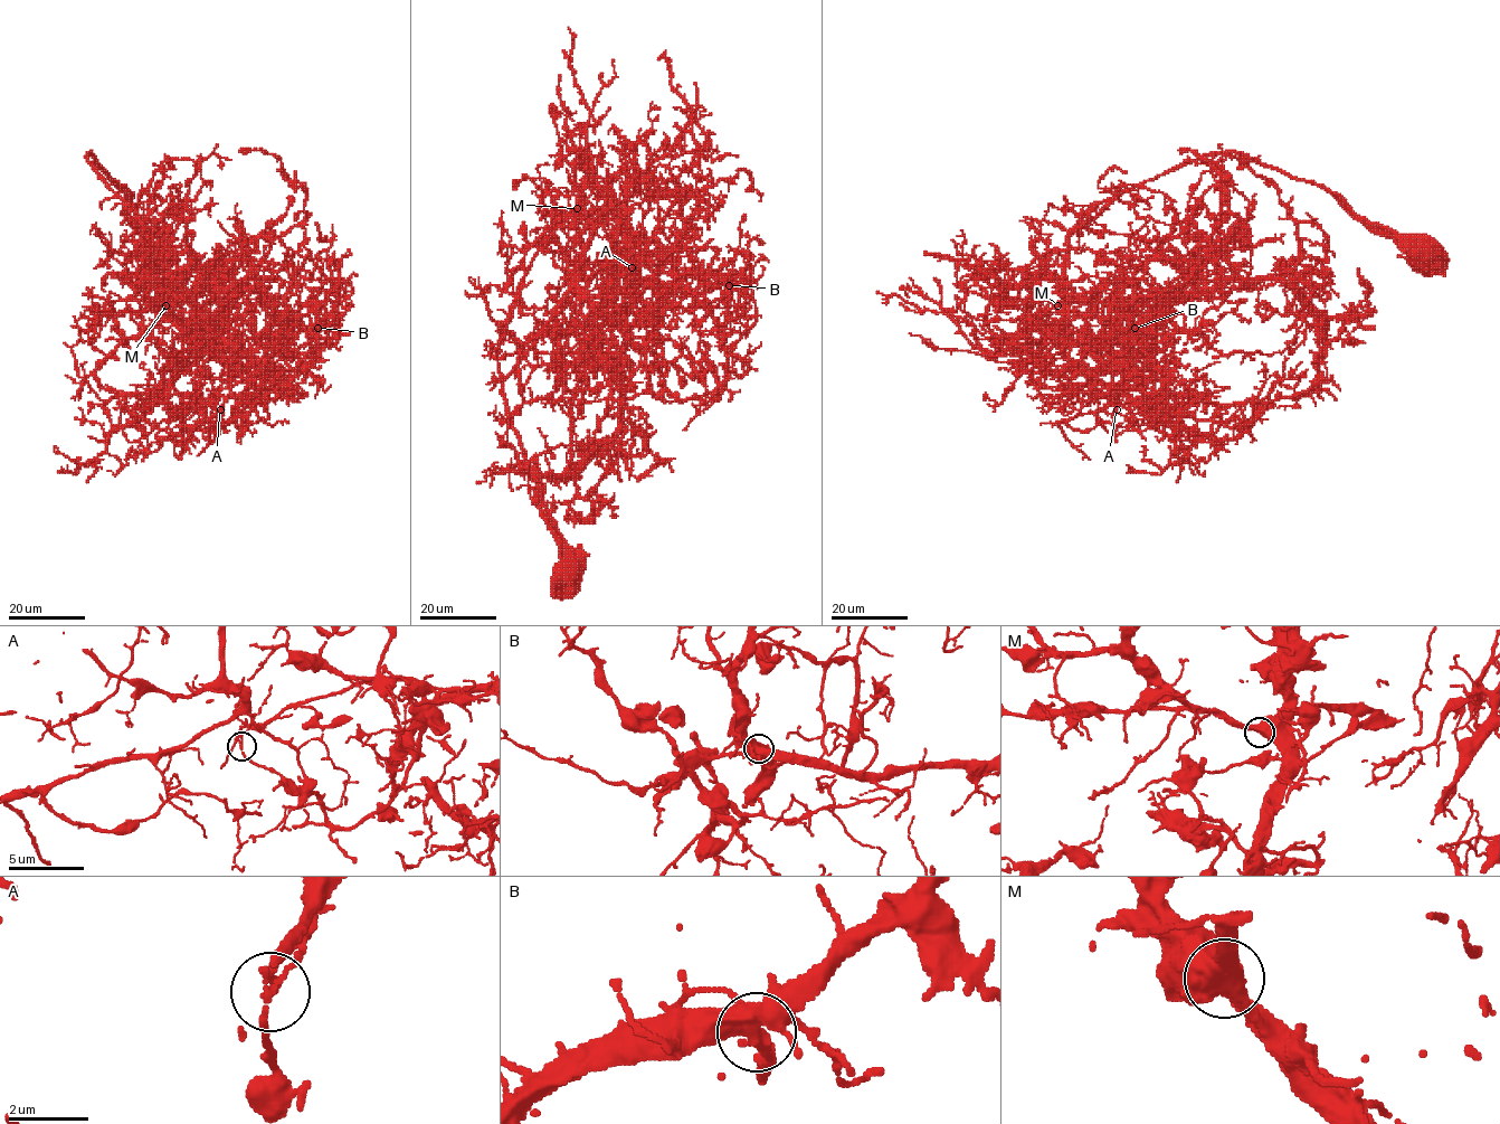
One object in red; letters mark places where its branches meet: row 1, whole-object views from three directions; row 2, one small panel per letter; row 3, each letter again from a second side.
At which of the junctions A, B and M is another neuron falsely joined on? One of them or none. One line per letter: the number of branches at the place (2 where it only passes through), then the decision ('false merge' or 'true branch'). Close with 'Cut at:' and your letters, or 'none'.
A: 2 branches meet; false merge
B: 3 branches meet; true branch
M: 2 branches meet; true branch
Cut at: A

